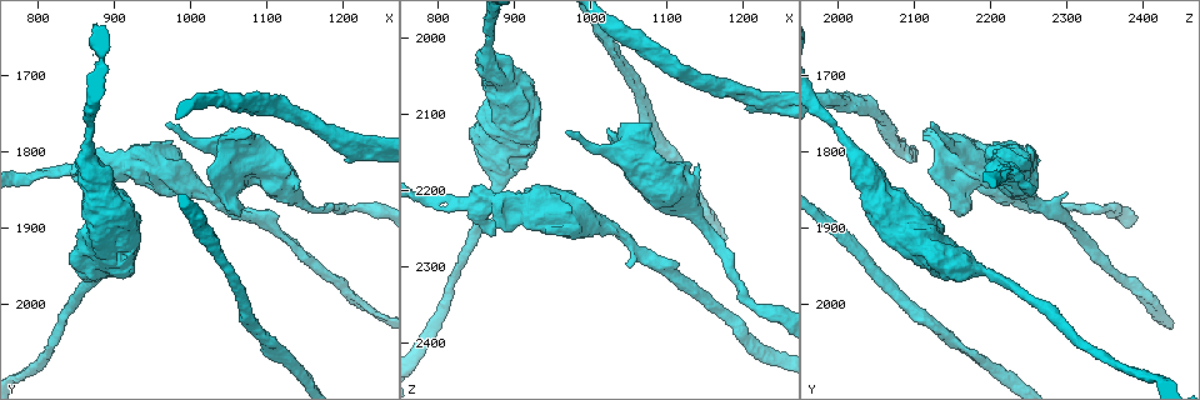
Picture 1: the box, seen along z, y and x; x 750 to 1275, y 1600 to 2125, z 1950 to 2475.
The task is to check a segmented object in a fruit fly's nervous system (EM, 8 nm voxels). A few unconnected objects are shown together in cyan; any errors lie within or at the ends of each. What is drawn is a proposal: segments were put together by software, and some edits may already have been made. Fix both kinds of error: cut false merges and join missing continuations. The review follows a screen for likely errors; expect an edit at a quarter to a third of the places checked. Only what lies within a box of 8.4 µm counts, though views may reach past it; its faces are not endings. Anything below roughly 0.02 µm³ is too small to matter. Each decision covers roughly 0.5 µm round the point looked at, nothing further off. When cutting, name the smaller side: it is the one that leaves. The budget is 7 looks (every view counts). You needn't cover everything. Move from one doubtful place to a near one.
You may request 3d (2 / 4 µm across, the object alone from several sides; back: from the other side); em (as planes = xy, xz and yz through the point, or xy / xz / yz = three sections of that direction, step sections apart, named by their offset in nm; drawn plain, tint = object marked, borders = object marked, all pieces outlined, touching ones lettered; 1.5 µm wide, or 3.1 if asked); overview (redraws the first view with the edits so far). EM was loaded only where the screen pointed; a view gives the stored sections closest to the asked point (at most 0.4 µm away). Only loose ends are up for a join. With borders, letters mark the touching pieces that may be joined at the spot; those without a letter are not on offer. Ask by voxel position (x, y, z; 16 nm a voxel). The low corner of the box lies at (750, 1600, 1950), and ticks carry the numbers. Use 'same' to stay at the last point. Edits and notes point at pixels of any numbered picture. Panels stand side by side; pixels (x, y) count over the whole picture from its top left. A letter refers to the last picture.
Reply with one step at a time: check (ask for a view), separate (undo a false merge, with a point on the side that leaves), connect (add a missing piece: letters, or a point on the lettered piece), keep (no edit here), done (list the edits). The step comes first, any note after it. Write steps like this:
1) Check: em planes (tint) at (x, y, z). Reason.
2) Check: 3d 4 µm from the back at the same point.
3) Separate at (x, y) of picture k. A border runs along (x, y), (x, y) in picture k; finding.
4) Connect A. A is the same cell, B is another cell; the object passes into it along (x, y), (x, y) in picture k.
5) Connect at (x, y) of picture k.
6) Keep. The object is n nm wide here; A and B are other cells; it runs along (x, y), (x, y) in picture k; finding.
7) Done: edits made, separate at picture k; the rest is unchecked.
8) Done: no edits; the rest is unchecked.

Check: 3d 4 µm at (1065, 1885, 2160). Branch stops here.

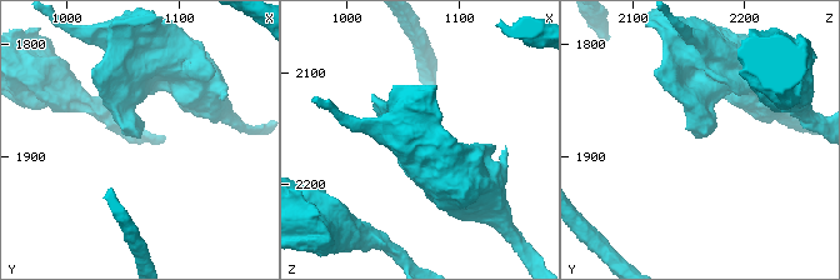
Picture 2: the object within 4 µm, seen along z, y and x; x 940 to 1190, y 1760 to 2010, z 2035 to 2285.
Check: em yz step 4 (borders) at (1066, 1882, 2158). Shape alone is not enough.

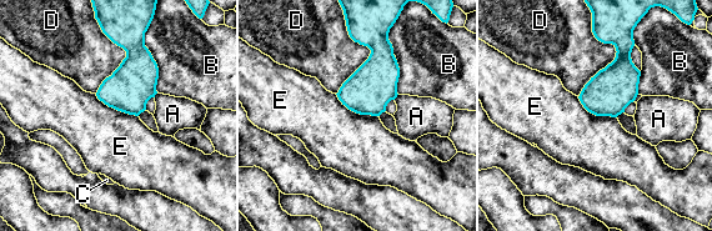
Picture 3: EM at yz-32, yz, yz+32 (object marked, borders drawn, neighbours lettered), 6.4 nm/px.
Connect A. A is the same cell, B, C, D and E are other cells; it goes on there.

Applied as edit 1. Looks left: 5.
Check: overview.

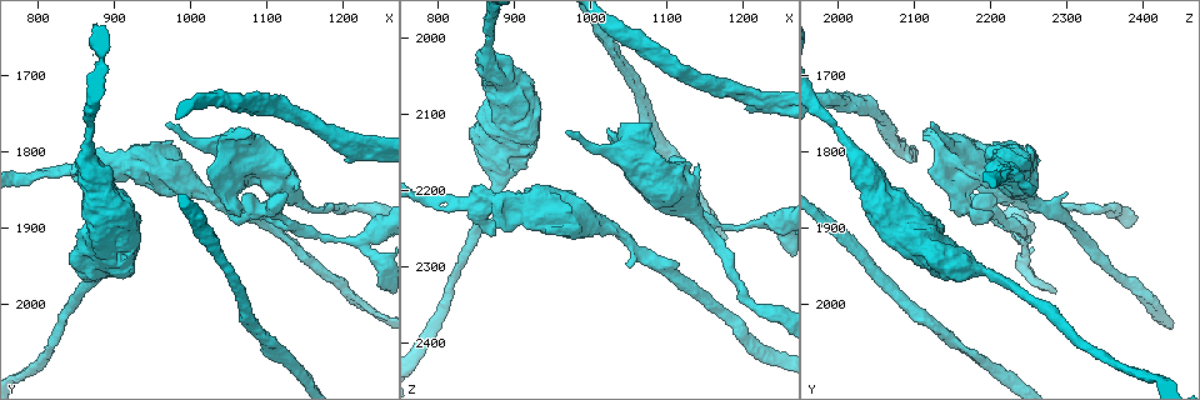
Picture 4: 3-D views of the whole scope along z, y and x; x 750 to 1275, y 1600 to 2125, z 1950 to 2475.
Check: em planes (tint) at (1220, 1920, 2240). Thin neck.

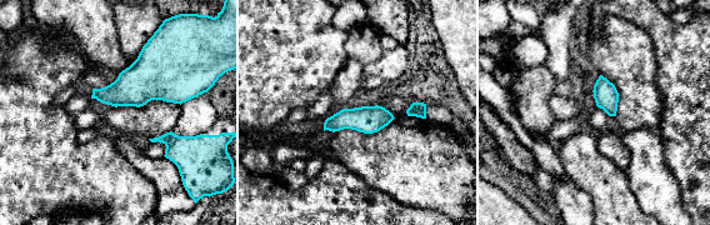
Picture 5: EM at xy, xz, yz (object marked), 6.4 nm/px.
Check: em planes (borders) at the same point. See the neighbours.

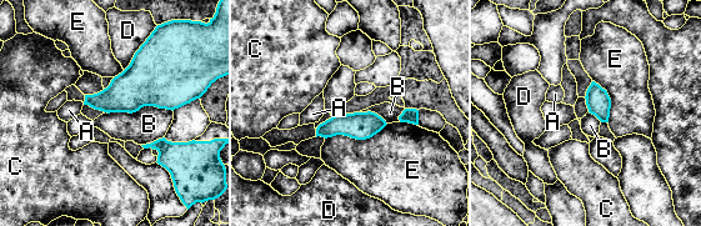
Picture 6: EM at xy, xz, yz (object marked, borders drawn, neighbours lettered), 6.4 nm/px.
Keep. A, B, C, D and E are other cells; a border runs along (173, 110), (105, 112) in picture 6; all the same neuron.

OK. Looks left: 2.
Check: em xz step 4 (borders) at (865, 1765, 1995). Thin neck.

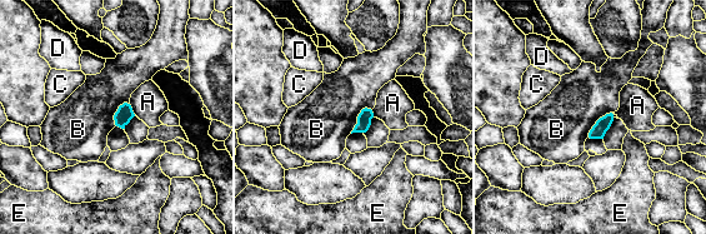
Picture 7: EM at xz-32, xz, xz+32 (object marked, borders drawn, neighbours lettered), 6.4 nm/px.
Keep. A, B, C, D and E are other cells; a border runs along (370, 108), (361, 110), (350, 133) in picture 7; all the same neuron.

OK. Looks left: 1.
Done: edits made, connect at picture 3; the rest is unchecked.

